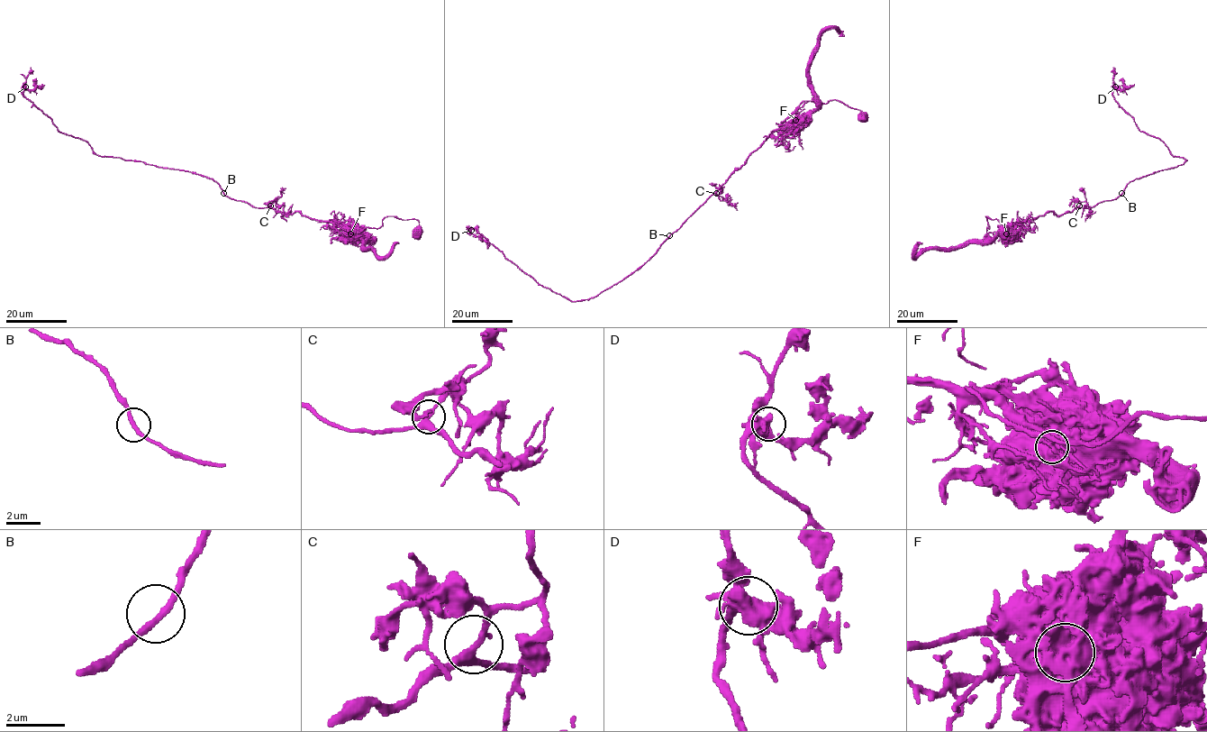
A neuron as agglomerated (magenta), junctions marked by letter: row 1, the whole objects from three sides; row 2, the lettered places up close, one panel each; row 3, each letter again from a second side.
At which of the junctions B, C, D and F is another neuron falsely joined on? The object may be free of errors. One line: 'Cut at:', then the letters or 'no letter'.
Cut at: F

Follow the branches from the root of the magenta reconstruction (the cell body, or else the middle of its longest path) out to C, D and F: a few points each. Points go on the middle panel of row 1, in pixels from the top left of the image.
C: (669, 236), (716, 193)
D: (669, 236), (643, 264), (621, 280), (593, 297), (570, 301), (539, 285), (481, 234), (467, 226), (471, 230)
F: (669, 236), (773, 132), (785, 129), (795, 121)

